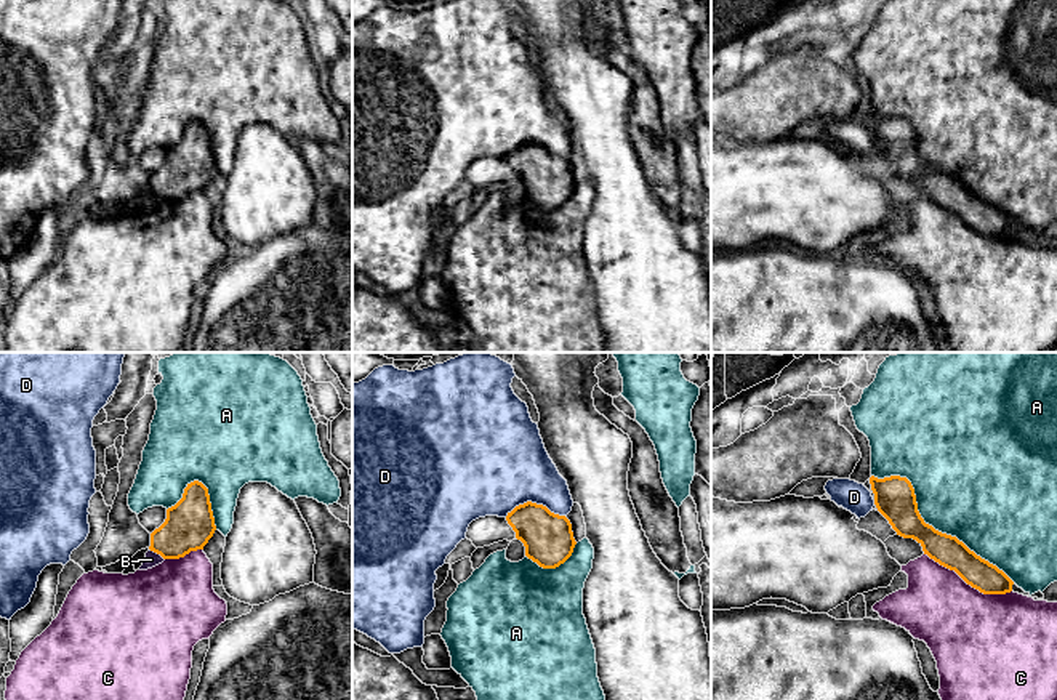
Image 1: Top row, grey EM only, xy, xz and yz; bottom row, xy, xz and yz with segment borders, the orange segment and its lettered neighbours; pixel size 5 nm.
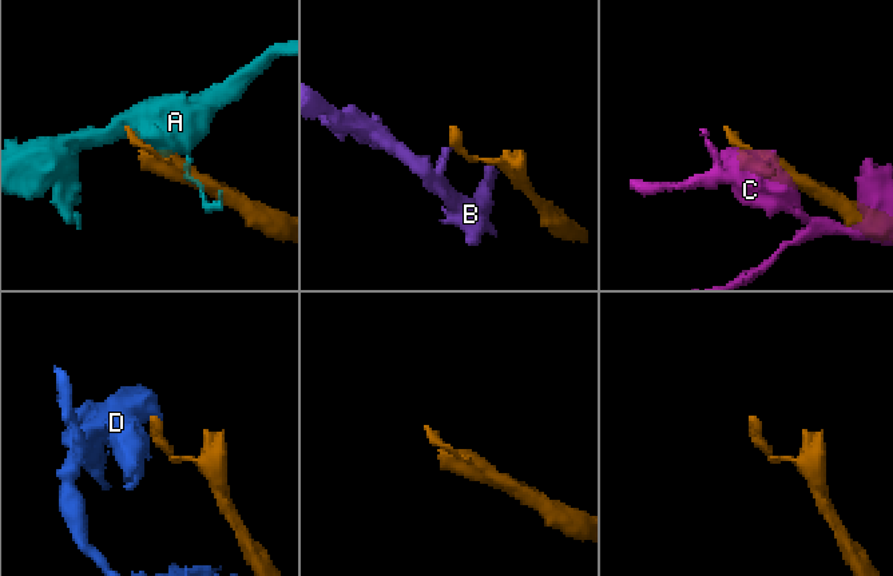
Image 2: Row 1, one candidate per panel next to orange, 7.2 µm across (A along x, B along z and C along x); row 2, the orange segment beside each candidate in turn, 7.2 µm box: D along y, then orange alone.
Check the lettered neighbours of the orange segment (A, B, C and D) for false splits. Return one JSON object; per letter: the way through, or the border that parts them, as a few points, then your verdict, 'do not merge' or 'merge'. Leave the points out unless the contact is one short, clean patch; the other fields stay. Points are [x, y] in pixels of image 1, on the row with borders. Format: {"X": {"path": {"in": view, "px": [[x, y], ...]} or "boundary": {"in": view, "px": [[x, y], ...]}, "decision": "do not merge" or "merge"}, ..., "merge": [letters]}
{"A": {"decision": "do not merge"}, "B": {"decision": "do not merge"}, "C": {"decision": "do not merge"}, "D": {"decision": "do not merge"}, "merge": []}

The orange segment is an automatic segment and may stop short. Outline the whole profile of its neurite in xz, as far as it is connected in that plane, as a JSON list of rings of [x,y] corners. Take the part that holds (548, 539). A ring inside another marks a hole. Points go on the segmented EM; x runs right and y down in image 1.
[[[527,501],[508,513],[506,521],[524,543],[525,556],[540,567],[556,569],[572,556],[577,541],[565,516]]]

